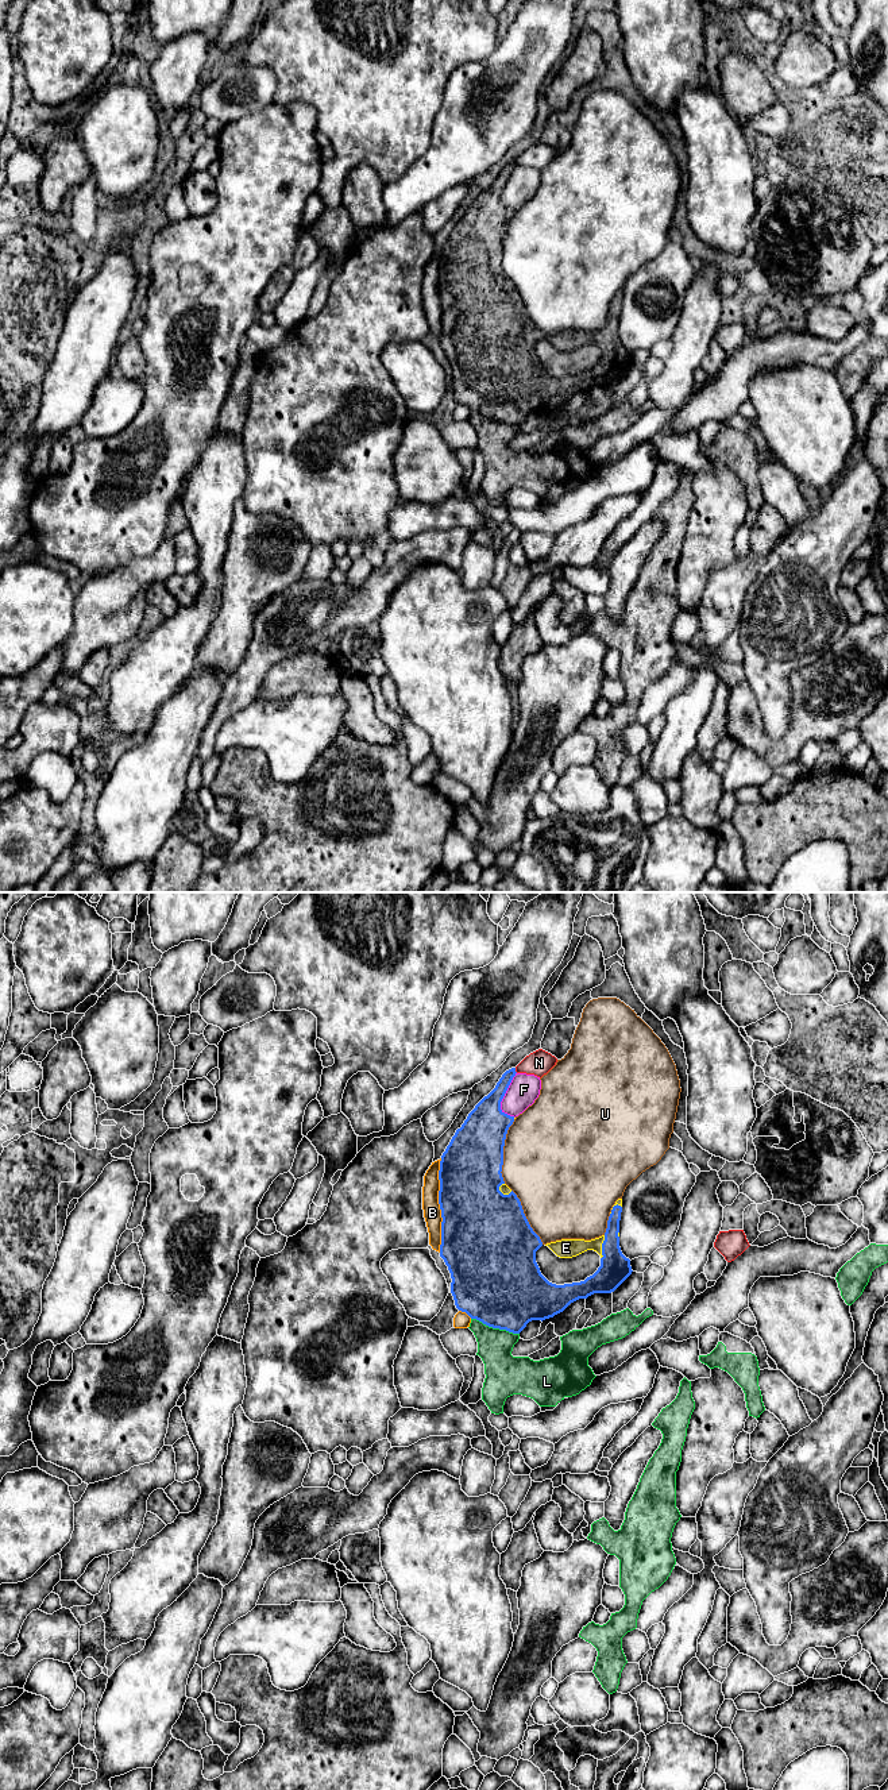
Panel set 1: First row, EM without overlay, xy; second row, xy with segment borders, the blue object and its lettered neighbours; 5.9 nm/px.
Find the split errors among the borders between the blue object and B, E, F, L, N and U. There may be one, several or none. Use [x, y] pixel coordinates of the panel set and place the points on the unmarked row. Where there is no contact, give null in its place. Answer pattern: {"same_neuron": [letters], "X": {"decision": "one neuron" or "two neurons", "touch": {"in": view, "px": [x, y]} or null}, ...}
{"same_neuron": ["E"], "B": {"decision": "two neurons", "touch": {"in": "xy", "px": [440, 299]}}, "E": {"decision": "one neuron", "touch": {"in": "xy", "px": [602, 340]}}, "F": {"decision": "two neurons", "touch": {"in": "xy", "px": [504, 188]}}, "L": {"decision": "two neurons", "touch": {"in": "xy", "px": [495, 420]}}, "N": {"decision": "two neurons", "touch": {"in": "xy", "px": [514, 164]}}, "U": {"decision": "two neurons", "touch": {"in": "xy", "px": [502, 245]}}}

